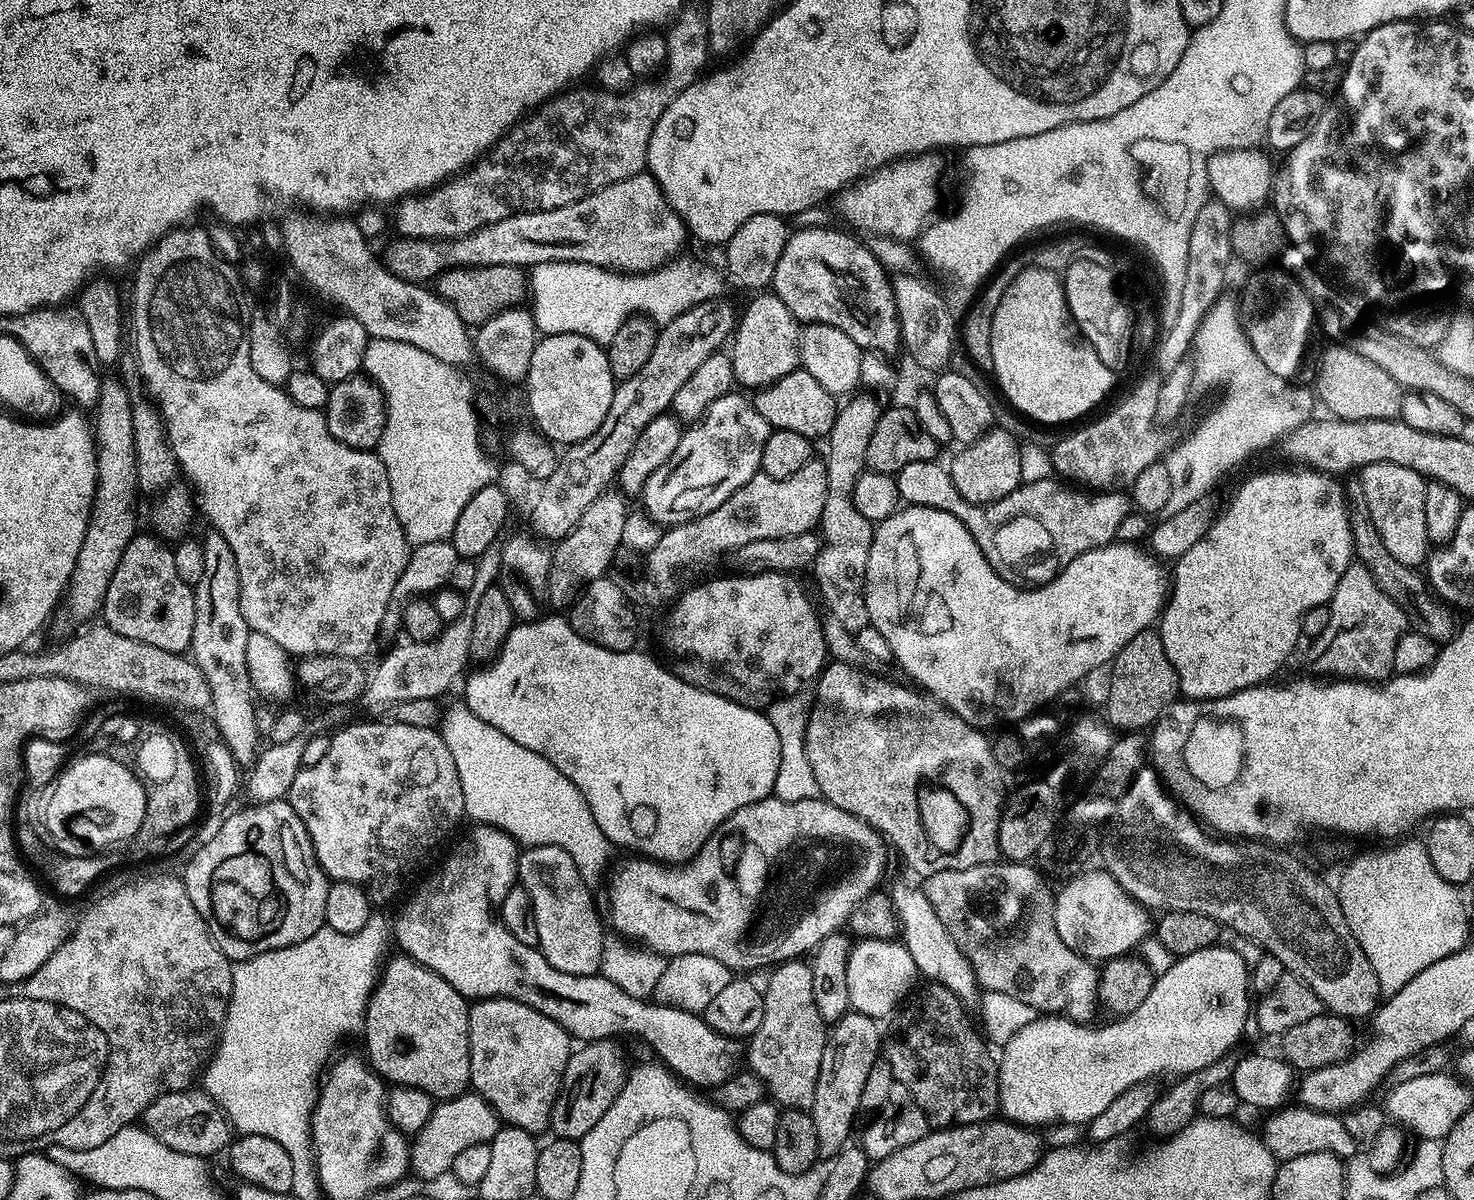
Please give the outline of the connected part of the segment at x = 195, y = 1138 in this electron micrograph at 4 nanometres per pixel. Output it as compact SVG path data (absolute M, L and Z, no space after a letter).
M189 1086L182 1092L167 1092L150 1102L150 1106L144 1111L142 1124L154 1134L154 1138L170 1146L170 1150L205 1158L212 1158L215 1152L225 1151L224 1131L229 1131L230 1128L216 1099L196 1086Z

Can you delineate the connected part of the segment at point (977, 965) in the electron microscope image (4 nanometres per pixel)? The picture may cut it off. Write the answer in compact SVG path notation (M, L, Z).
M997 862L979 864L966 870L946 870L927 877L922 891L950 938L968 959L981 989L1010 994L1010 998L1017 1000L1025 1009L1037 1008L1040 1014L1059 1014L1077 1022L1091 1021L1091 1016L1098 1009L1098 997L1088 994L1090 966L1086 966L1082 956L1070 950L1070 946L1066 946L1058 936L1053 889L1044 885L1045 877L1032 866L1028 862Z

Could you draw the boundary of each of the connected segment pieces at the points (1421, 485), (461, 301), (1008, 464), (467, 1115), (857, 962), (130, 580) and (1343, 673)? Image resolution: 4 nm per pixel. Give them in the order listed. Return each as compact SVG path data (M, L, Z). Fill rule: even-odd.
M1378 462L1359 469L1358 483L1386 550L1390 550L1390 554L1394 554L1394 558L1407 568L1423 565L1430 555L1426 534L1428 484L1424 477L1414 470L1406 470L1406 466L1394 466L1394 462Z
M503 264L477 268L450 268L436 277L434 291L455 310L464 324L479 326L494 318L499 312L505 312L507 308L523 305L530 292L530 284L526 279L525 269Z
M999 426L983 432L973 444L963 445L950 463L952 481L958 494L962 494L962 498L971 504L993 504L995 500L1006 498L1006 494L1019 488L1022 483L1018 466L1020 445L1019 439L1015 440L1006 429Z
M469 1090L463 1096L437 1103L422 1130L415 1133L410 1144L410 1172L414 1177L427 1182L438 1178L438 1174L452 1171L454 1158L466 1150L466 1146L487 1144L494 1138L502 1121L493 1108L475 1091Z
M860 940L857 945L849 951L847 962L850 1006L875 1020L889 1017L915 985L914 978L917 979L918 973L914 960L908 948L897 941Z
M138 534L127 544L107 587L102 618L117 634L172 653L183 653L190 648L194 626L194 590L179 577L173 551L156 540Z
M1359 562L1348 565L1328 604L1330 622L1311 641L1316 668L1324 678L1383 682L1393 675L1394 648L1409 627L1404 609L1374 582L1370 570Z

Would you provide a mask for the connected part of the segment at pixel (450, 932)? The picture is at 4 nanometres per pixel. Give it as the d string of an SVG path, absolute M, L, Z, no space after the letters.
M476 826L473 829L472 837L462 841L449 854L436 885L429 892L414 897L401 910L396 924L394 920L394 940L395 943L396 940L400 943L399 951L403 955L415 960L423 968L437 972L466 998L507 998L529 1004L534 1010L546 1014L546 1018L562 1025L568 1035L577 1041L610 1040L620 1038L623 1032L641 1036L661 1056L657 1057L664 1067L689 1085L719 1086L730 1079L738 1068L737 1041L733 1037L715 1032L706 1023L703 1015L632 996L603 974L566 974L550 966L550 962L546 962L539 948L522 946L522 942L518 942L518 938L514 938L514 934L510 934L510 930L506 930L506 926L500 921L502 902L518 880L518 845L501 828Z

